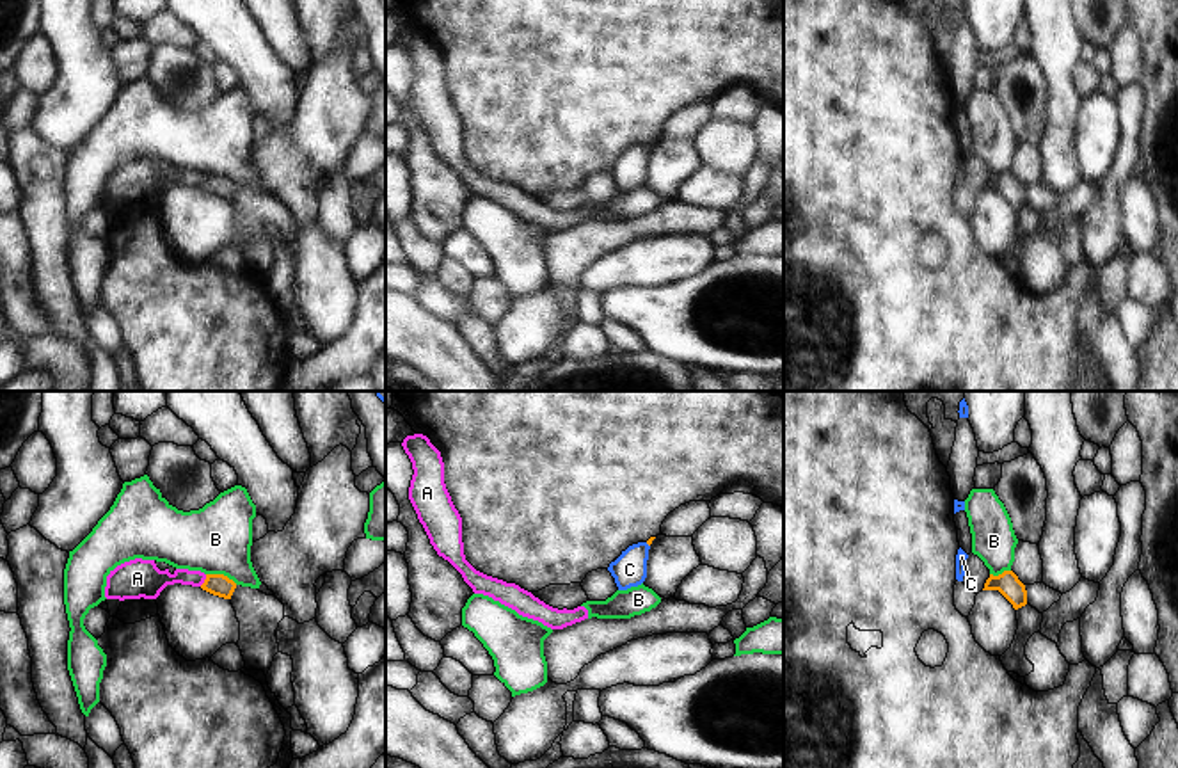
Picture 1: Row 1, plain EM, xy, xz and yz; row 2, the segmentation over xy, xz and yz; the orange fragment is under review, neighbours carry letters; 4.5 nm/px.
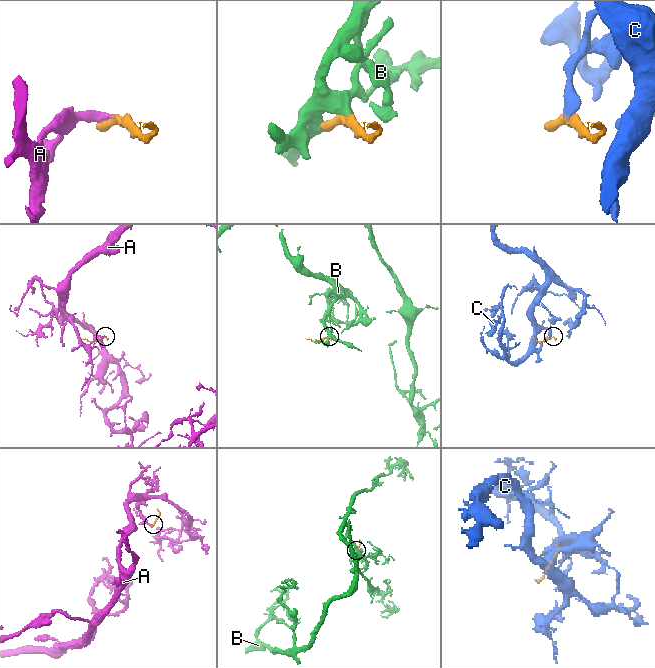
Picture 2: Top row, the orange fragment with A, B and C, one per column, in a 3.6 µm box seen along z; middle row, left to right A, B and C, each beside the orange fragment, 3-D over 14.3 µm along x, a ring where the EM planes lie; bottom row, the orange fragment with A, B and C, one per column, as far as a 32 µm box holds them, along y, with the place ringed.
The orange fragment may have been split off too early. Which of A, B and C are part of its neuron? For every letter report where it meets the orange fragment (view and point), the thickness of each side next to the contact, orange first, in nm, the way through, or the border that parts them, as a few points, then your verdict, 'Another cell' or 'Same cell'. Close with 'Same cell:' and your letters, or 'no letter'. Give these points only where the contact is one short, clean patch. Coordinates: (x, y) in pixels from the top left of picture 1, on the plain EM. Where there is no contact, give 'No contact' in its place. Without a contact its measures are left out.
A: Touches orange at xy (205, 182). Thickness 100 nm (orange) against 140 nm. Boundary: xy (206, 176), (199, 187). Another cell
B: Touches orange at xy (222, 176). Thickness 100 nm (orange) against 320 nm. Boundary: xy (206, 175), (222, 175), (237, 185). Another cell
C: No contact. Another cell
Same cell: no letter.

